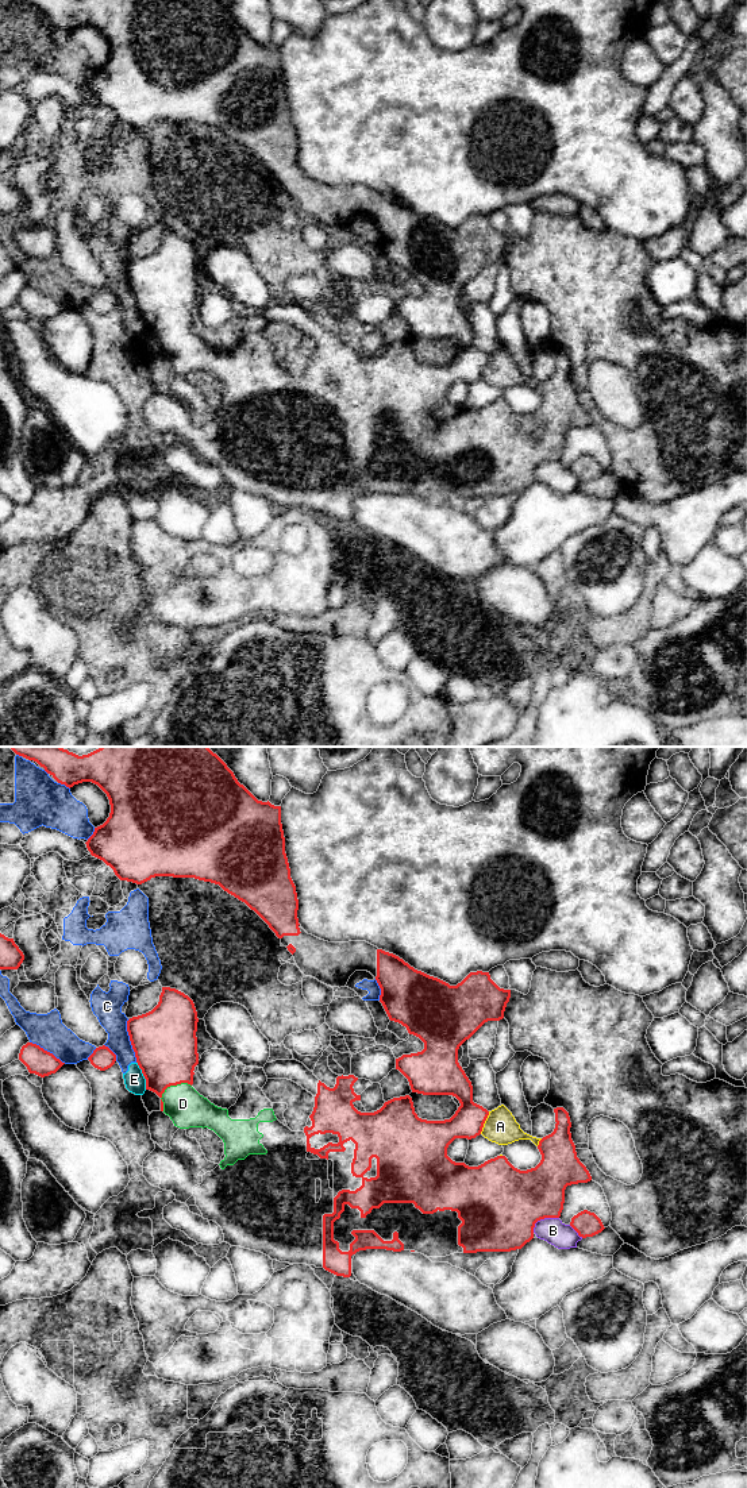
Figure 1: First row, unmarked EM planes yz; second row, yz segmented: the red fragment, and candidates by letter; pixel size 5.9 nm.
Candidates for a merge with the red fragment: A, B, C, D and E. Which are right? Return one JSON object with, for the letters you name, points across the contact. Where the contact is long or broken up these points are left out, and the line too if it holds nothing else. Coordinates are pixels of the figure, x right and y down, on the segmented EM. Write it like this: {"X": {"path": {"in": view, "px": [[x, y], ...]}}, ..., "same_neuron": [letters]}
{"same_neuron": ["A", "D"]}

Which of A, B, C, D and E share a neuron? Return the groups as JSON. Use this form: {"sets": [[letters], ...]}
{"sets": [["A", "D"], ["B"], ["C", "E"]]}

